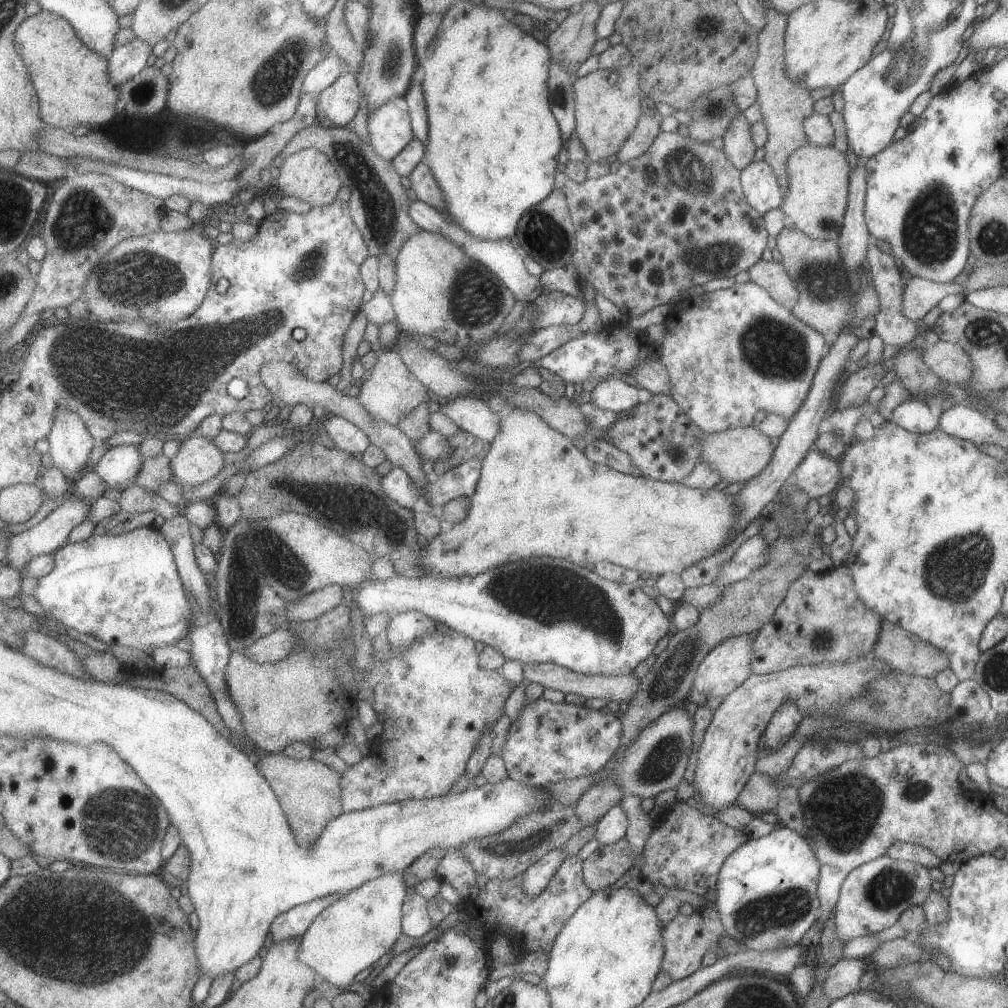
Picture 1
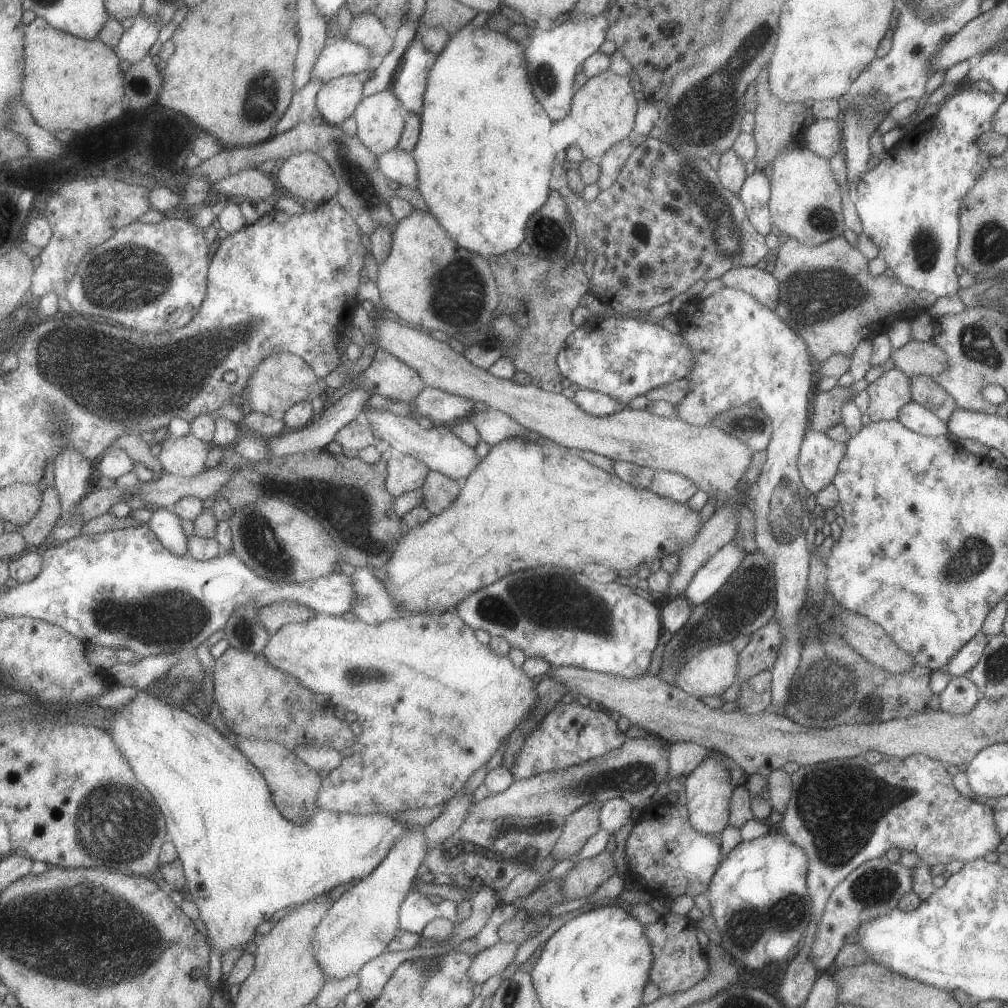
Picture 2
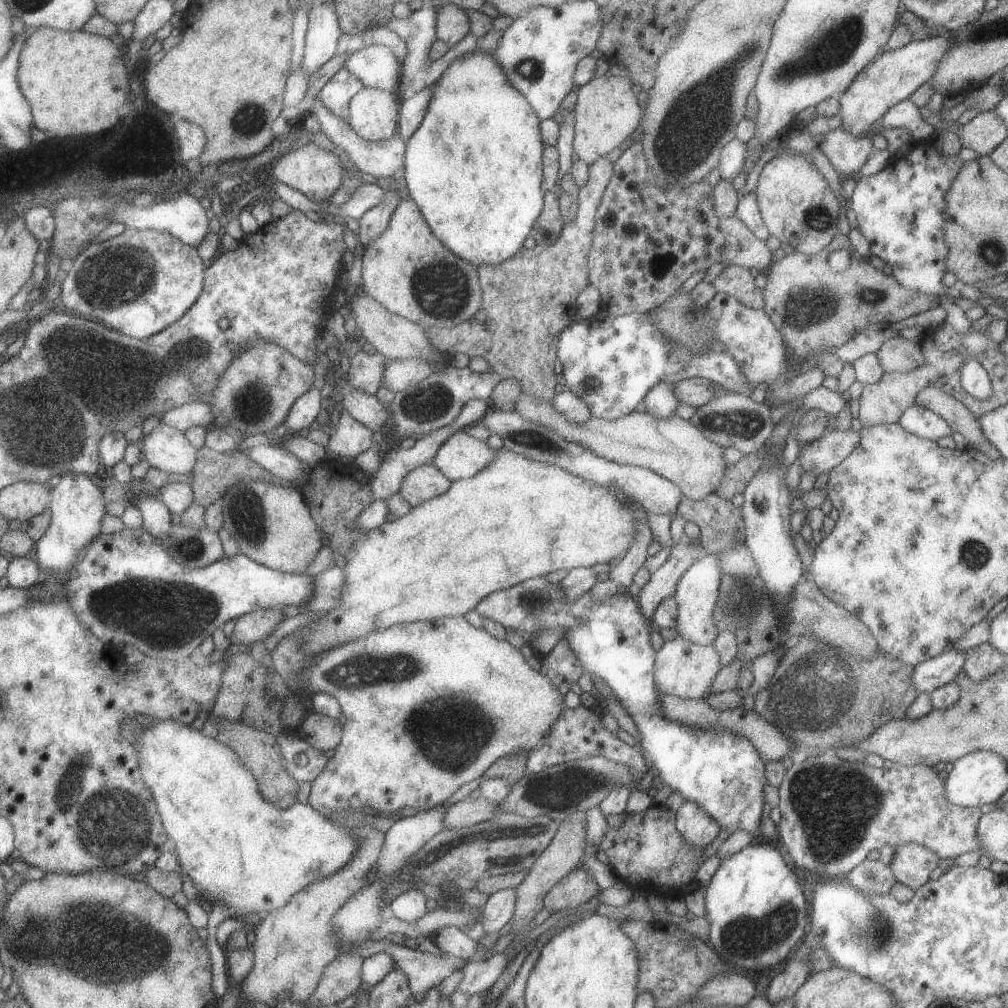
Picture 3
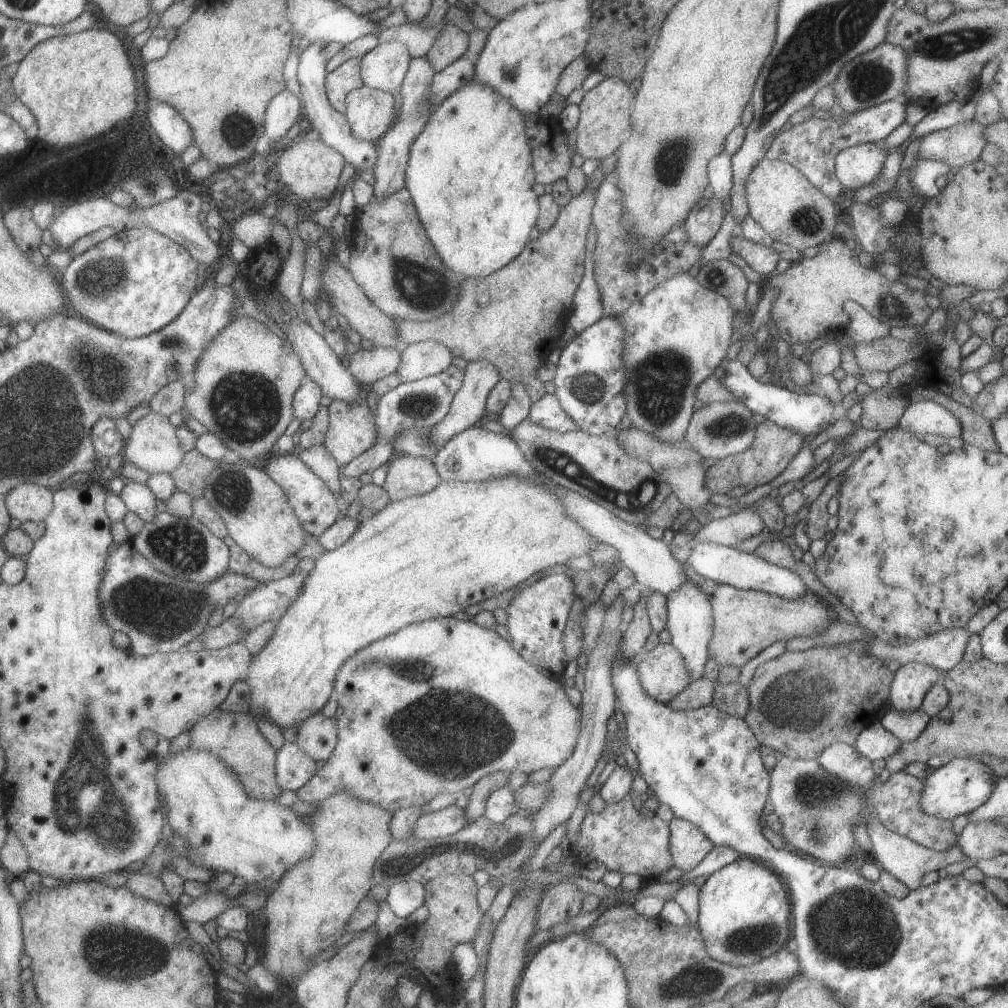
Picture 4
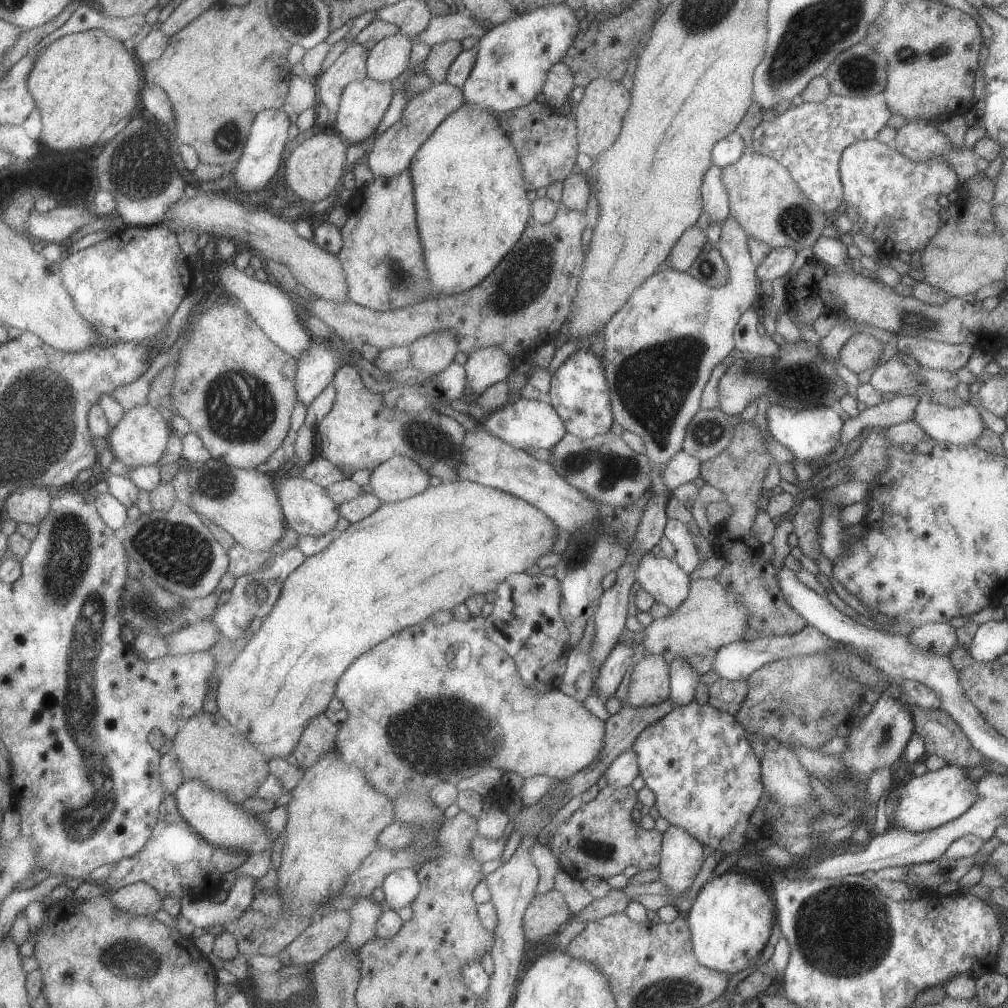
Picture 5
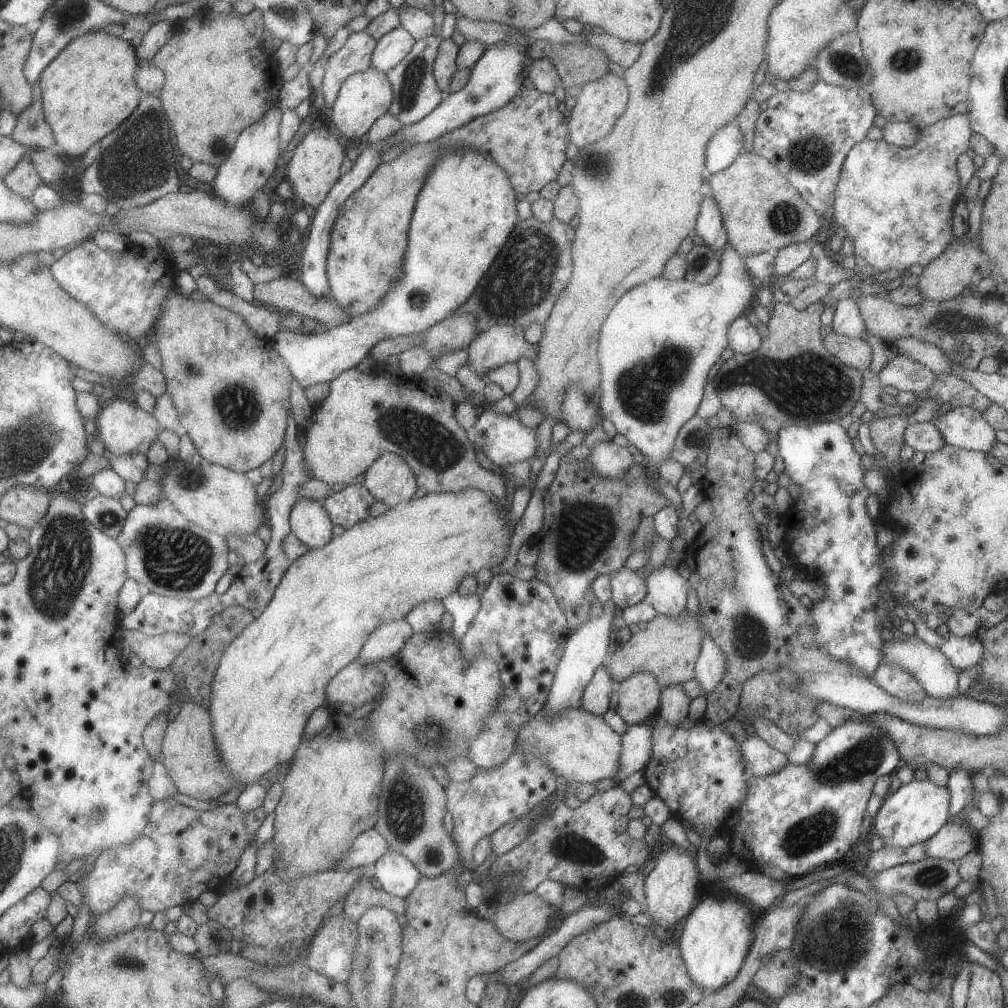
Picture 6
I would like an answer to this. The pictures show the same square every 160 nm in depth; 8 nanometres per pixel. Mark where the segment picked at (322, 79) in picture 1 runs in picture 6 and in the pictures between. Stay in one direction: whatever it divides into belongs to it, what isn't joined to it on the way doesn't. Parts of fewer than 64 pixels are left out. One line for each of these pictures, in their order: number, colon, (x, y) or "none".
2: (340, 57)
3: (374, 66)
4: (383, 67)
5: (389, 57)
6: (390, 49)

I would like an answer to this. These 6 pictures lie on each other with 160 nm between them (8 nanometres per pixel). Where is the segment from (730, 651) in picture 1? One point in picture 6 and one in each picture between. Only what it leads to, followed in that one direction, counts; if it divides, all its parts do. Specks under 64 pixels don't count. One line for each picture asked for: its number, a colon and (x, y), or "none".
2: (708, 673)
3: (681, 669)
4: (662, 672)
5: (649, 684)
6: (638, 696)

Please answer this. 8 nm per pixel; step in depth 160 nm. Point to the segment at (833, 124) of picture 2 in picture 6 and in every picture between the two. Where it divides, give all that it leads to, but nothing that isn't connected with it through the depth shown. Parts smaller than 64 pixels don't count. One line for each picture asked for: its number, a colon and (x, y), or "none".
3: (845, 153)
4: (857, 165)
5: (895, 198)
6: (895, 204)

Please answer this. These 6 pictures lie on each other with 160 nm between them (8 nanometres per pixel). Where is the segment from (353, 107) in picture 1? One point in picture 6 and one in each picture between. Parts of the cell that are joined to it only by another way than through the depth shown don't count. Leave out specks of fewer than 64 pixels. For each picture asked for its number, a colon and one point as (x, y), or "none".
2: (336, 99)
3: (342, 86)
4: (346, 77)
5: (350, 66)
6: (354, 56)

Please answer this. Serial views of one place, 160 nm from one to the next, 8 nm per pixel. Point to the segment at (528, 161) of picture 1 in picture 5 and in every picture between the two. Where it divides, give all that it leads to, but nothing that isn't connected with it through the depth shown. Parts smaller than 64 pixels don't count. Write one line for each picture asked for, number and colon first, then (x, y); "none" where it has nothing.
2: (483, 158)
3: (473, 167)
4: (469, 173)
5: (469, 195)

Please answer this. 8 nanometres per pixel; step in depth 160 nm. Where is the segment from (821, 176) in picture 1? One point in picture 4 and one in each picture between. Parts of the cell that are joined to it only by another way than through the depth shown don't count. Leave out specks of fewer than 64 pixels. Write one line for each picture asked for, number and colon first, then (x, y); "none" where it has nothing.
2: (805, 202)
3: (796, 205)
4: (792, 211)

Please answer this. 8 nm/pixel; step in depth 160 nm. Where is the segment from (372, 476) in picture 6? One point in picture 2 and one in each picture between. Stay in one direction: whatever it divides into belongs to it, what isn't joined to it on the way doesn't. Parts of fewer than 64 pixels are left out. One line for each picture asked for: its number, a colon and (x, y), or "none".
2: (438, 492)
3: (423, 482)
4: (407, 476)
5: (399, 477)

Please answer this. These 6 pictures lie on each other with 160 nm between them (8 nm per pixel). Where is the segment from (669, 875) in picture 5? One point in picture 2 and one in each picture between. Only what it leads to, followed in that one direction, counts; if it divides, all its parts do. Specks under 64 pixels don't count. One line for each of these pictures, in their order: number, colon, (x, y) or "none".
2: (708, 786)
3: (694, 826)
4: (688, 845)

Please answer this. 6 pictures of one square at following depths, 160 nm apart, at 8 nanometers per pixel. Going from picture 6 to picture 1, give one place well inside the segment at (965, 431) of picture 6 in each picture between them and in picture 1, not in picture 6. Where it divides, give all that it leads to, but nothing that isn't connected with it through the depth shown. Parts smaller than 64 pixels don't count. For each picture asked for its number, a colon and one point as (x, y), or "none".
1: (912, 416)
2: (918, 419)
3: (921, 422)
4: (924, 418)
5: (962, 425)

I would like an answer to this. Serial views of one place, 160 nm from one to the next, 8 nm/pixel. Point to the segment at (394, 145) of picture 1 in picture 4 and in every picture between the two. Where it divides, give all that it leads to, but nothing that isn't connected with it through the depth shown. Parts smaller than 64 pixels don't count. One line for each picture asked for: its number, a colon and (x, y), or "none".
2: (379, 118)
3: (372, 113)
4: (370, 113)

